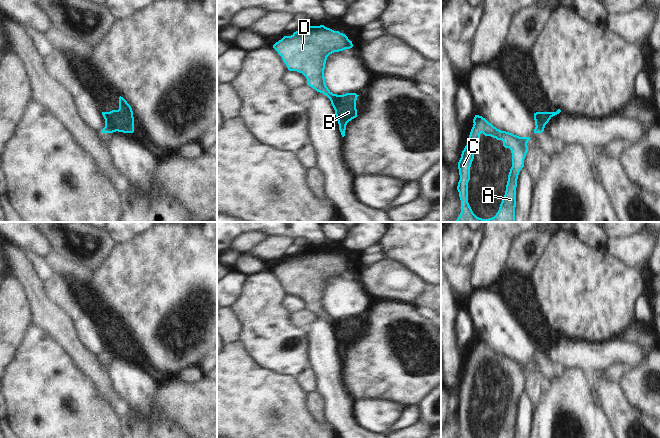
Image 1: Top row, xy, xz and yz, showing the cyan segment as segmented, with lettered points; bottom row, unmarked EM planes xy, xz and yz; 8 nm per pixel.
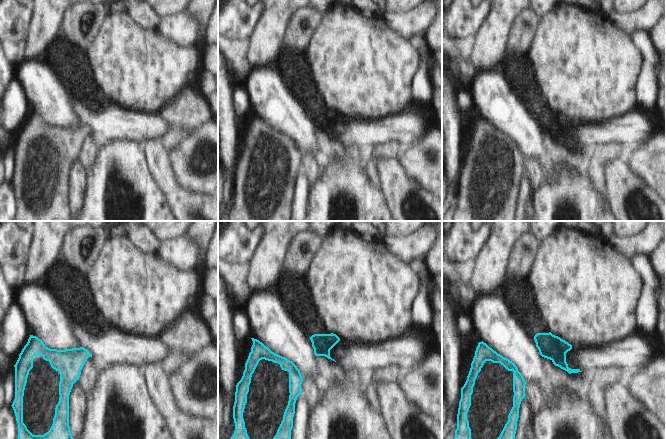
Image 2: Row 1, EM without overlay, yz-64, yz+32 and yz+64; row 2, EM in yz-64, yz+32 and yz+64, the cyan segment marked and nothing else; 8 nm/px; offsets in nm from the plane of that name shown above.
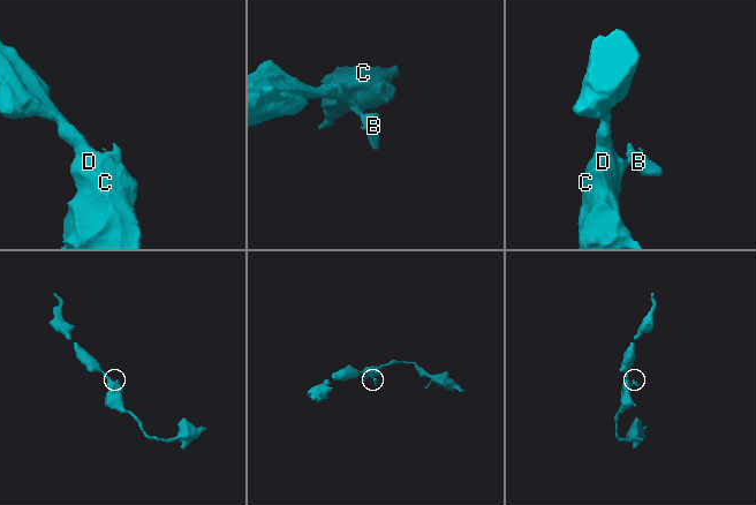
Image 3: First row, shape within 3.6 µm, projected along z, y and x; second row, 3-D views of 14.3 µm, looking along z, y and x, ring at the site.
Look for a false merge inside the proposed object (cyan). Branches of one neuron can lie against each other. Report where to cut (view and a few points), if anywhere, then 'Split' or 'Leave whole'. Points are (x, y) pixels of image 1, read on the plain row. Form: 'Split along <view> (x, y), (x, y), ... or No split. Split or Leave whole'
Split along xz (332, 317), (328, 321). Split

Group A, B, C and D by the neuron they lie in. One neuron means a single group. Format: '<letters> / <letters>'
A C D / B

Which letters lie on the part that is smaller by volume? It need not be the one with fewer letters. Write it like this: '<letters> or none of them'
B

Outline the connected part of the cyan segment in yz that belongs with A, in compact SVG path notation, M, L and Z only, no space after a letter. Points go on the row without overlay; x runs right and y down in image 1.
M475 339L473 347L468 367L462 375L458 386L460 404L457 414L461 424L460 438L474 438L468 427L468 406L470 404L470 391L474 383L474 375L480 366L481 357L485 360L502 364L503 370L511 374L512 391L508 399L504 422L496 438L515 438L517 403L520 394L524 391L524 383L528 376L527 367L531 362L519 361L512 357L501 355L479 339Z

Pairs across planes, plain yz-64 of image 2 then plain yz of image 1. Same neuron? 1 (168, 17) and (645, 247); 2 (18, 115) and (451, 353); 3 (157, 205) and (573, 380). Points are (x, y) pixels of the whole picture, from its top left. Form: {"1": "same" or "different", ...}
{"1": "same", "2": "different", "3": "same"}

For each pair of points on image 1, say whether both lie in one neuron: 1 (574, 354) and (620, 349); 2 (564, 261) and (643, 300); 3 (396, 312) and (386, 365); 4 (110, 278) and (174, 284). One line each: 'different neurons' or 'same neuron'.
1: same neuron
2: different neurons
3: same neuron
4: same neuron

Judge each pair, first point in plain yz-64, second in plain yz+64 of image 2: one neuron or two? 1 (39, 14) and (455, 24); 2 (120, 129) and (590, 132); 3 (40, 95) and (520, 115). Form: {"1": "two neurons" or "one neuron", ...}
{"1": "two neurons", "2": "one neuron", "3": "one neuron"}

